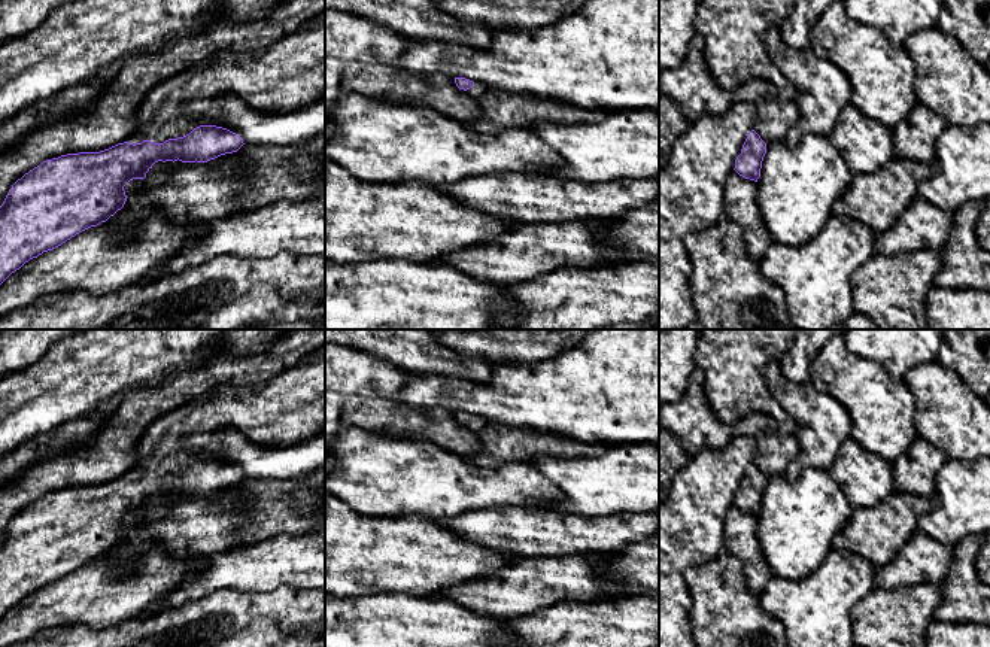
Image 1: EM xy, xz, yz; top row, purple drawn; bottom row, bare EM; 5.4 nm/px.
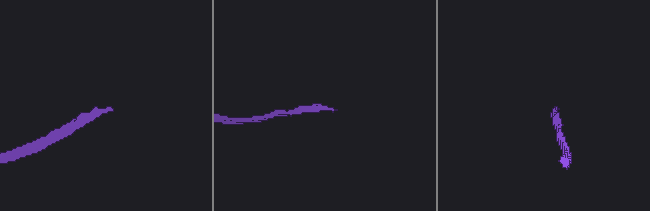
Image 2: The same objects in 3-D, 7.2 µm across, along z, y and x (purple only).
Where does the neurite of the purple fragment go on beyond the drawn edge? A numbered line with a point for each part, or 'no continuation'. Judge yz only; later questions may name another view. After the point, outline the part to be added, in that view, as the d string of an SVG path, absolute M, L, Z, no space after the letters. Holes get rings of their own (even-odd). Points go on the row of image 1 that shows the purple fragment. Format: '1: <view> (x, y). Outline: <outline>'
1: yz (776, 115). Outline: M753 79L740 85L732 94L732 100L750 101L757 109L753 130L766 146L784 140L789 130L798 121L795 101L787 101L771 82Z

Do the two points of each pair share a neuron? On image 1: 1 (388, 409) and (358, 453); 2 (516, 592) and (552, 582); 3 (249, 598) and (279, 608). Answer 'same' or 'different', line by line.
1: different
2: same
3: same

